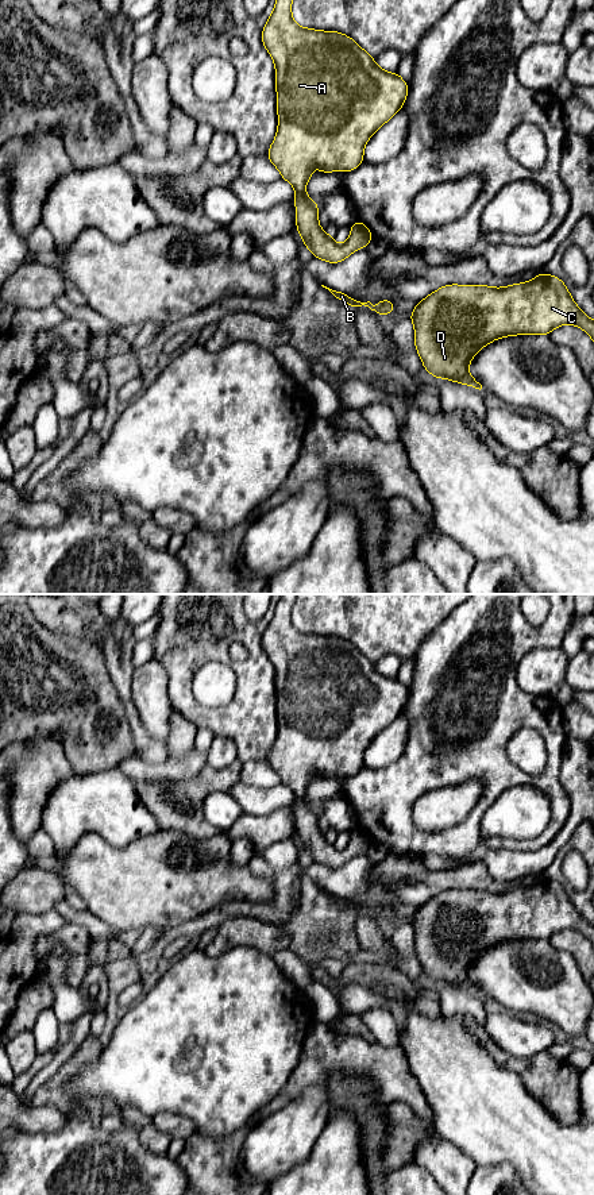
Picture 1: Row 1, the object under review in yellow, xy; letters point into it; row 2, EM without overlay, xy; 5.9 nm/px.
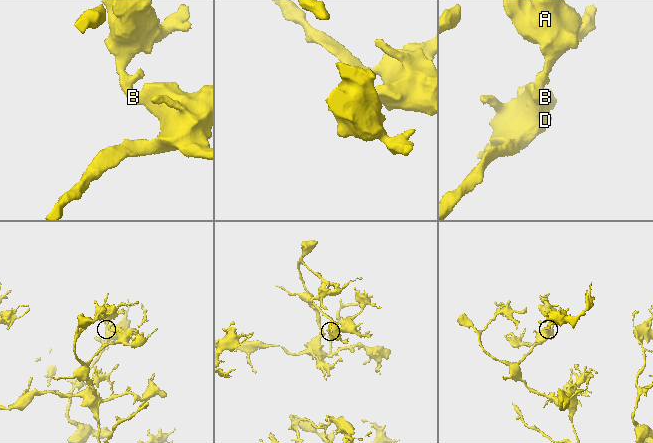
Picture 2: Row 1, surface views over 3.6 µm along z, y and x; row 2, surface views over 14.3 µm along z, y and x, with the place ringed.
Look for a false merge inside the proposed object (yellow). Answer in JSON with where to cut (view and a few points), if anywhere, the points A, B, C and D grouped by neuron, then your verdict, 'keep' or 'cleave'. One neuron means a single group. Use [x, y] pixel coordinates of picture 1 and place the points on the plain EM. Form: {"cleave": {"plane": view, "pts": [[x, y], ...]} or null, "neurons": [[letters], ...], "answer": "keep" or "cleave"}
{"cleave": null, "neurons": [["A", "B", "C", "D"]], "answer": "keep"}

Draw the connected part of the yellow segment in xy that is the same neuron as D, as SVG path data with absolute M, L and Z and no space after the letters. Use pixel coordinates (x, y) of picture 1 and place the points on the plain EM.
M544 876L531 886L505 893L441 891L416 907L409 924L414 930L414 951L424 974L436 984L447 983L479 995L482 990L467 974L474 960L495 944L521 938L549 940L556 932L572 929L587 937L594 947L594 925L580 915L560 883Z

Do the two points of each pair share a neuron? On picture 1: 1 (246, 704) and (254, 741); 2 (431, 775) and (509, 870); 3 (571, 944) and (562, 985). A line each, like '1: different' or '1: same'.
1: same
2: different
3: different

